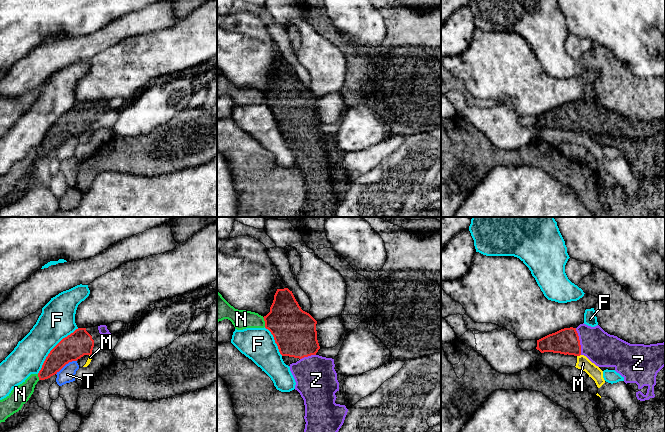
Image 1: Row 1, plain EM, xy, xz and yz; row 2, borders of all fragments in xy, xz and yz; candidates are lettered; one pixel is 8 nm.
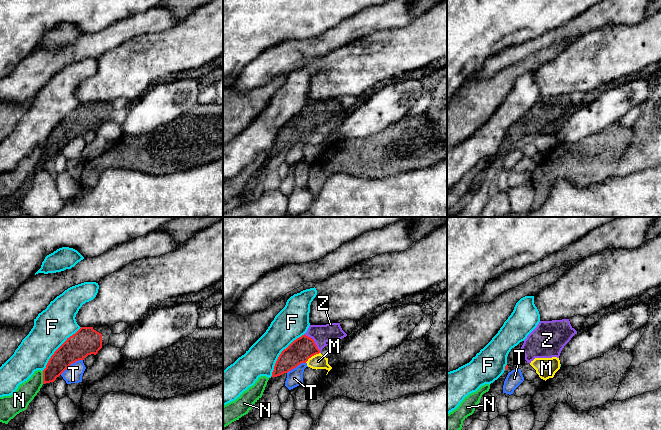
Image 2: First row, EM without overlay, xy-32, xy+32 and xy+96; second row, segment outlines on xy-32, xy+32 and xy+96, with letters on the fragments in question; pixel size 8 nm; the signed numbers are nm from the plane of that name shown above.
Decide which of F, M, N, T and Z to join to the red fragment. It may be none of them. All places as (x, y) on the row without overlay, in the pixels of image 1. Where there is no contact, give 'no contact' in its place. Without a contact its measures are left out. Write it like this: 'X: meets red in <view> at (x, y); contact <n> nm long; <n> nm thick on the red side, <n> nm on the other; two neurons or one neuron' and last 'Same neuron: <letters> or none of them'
F: meets red in xy at (53, 124); contact 500 nm long; 200 nm thick on the red side, 280 nm on the other; two neurons
M: meets red in yz at (578, 131); contact 40 nm long; 200 nm thick on the red side, 110 nm on the other; two neurons
N: meets red in xz at (265, 98); contact 80 nm long; 360 nm thick on the red side, 160 nm on the other; two neurons
T: meets red in xy at (66, 139); contact 200 nm long; 200 nm thick on the red side, 130 nm on the other; two neurons
Z: meets red in yz at (579, 117); contact 220 nm long; 200 nm thick on the red side, 280 nm on the other; one neuron
Same neuron: Z

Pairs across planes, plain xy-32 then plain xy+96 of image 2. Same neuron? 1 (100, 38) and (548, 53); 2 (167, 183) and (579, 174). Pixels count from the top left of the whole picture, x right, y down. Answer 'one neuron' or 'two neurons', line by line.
1: two neurons
2: two neurons

